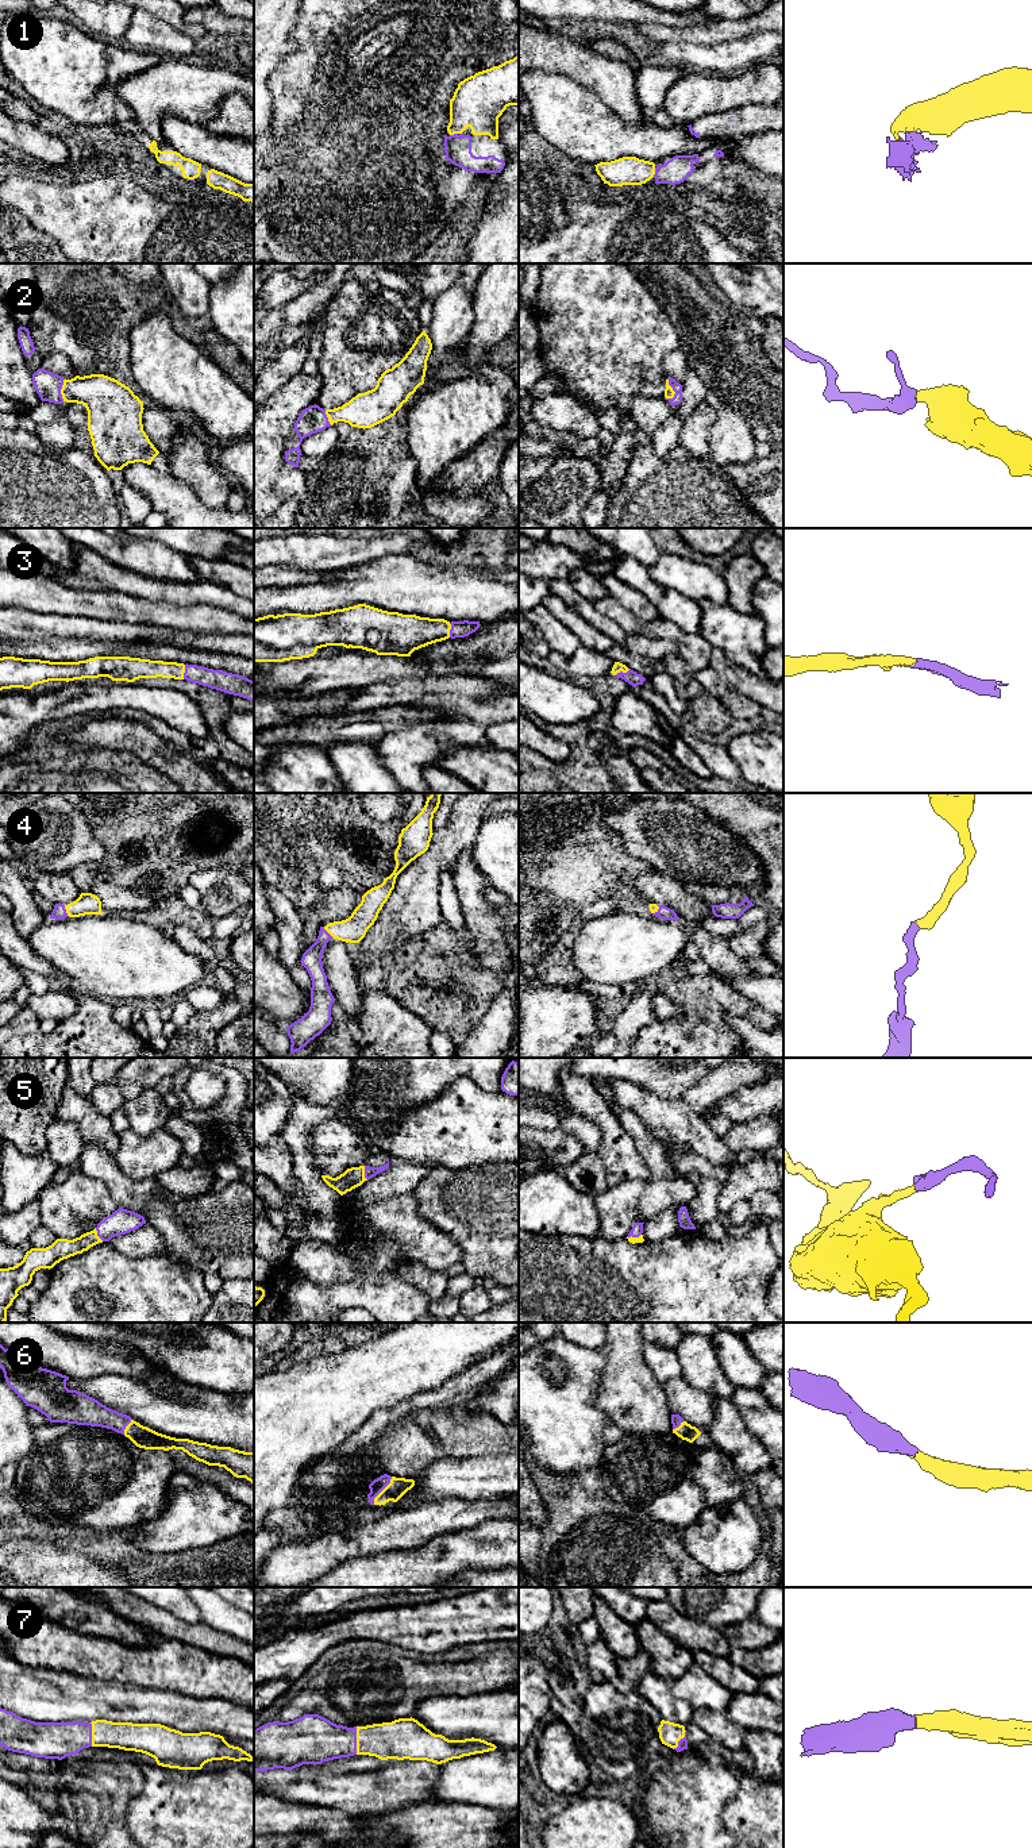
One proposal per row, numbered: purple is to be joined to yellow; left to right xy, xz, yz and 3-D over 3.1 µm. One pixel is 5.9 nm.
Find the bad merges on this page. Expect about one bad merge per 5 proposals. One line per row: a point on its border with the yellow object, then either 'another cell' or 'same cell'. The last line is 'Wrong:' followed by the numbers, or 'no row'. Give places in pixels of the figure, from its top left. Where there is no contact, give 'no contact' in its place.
1: meets yellow in yz at (654, 172); same cell
2: meets yellow in yz at (672, 389); same cell
3: meets yellow in xy at (184, 672); same cell
4: meets yellow in xy at (66, 911); same cell
5: meets yellow in xz at (364, 1173); same cell
6: meets yellow in xz at (382, 1490); same cell
7: meets yellow in xz at (357, 1740); same cell
Wrong: no row

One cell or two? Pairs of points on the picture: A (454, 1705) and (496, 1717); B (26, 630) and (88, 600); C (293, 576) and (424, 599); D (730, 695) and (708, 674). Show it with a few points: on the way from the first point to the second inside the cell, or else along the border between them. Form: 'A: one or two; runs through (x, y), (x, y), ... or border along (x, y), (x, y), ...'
A: one; runs through (465, 1716), (485, 1716)
B: two; border along (23, 607), (54, 615)
C: two; border along (349, 568), (334, 578), (304, 581), (288, 586)
D: one; runs through (724, 692), (712, 680)

